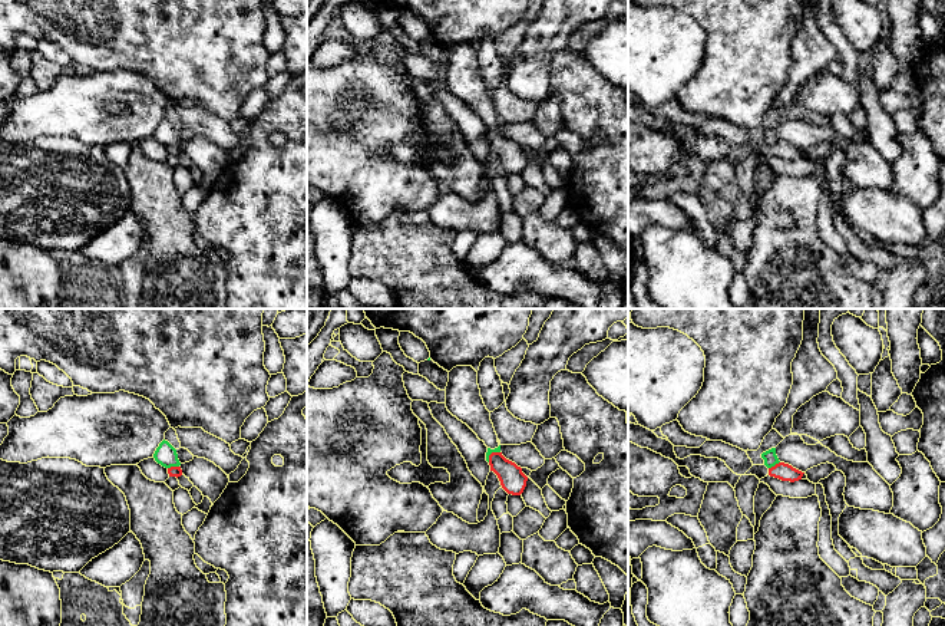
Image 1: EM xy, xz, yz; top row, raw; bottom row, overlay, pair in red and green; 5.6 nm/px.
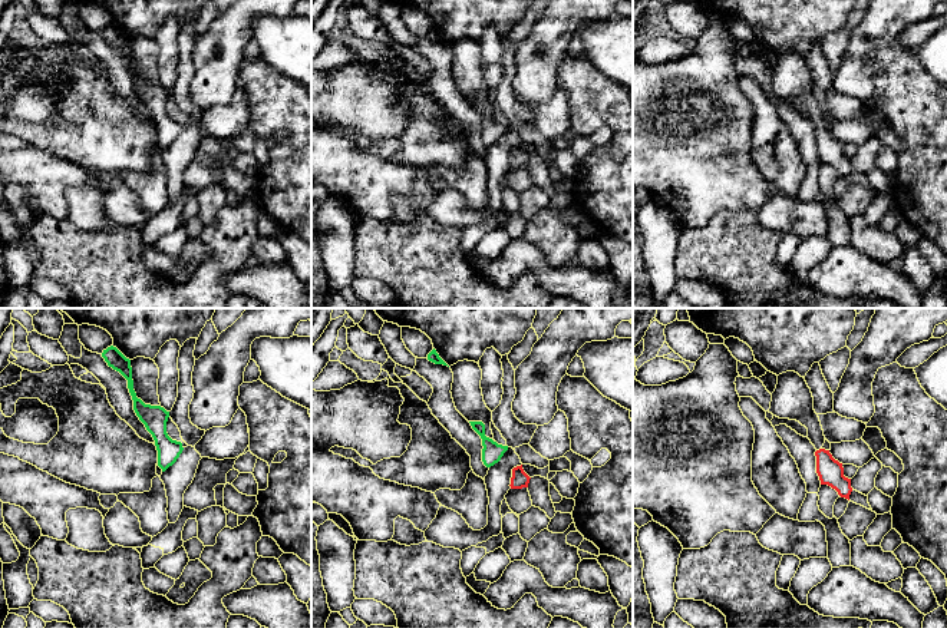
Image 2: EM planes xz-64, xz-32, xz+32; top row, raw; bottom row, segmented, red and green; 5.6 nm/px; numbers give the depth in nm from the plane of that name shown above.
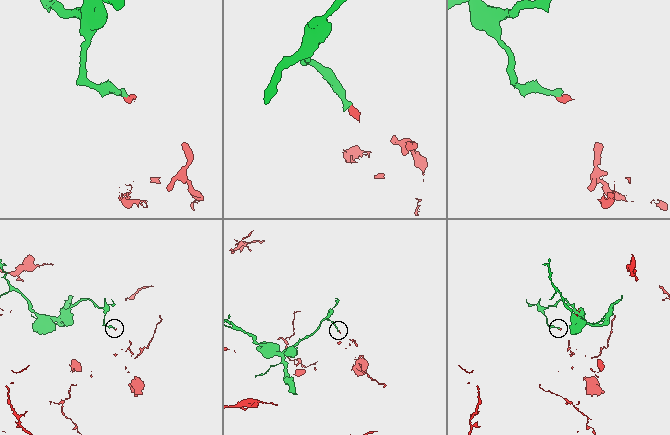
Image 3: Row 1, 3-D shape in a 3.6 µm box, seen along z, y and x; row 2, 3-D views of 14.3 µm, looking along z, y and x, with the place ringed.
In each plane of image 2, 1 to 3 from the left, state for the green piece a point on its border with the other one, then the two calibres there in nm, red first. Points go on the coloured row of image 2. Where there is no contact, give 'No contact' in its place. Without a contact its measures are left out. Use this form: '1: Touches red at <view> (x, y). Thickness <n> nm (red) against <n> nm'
1: No contact
2: No contact
3: No contact

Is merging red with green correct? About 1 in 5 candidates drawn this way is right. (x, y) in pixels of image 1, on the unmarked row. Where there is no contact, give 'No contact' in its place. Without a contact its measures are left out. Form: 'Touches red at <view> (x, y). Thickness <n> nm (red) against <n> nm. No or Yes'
Touches red at xy (172, 145). Thickness 60 nm (red) against 120 nm. No

